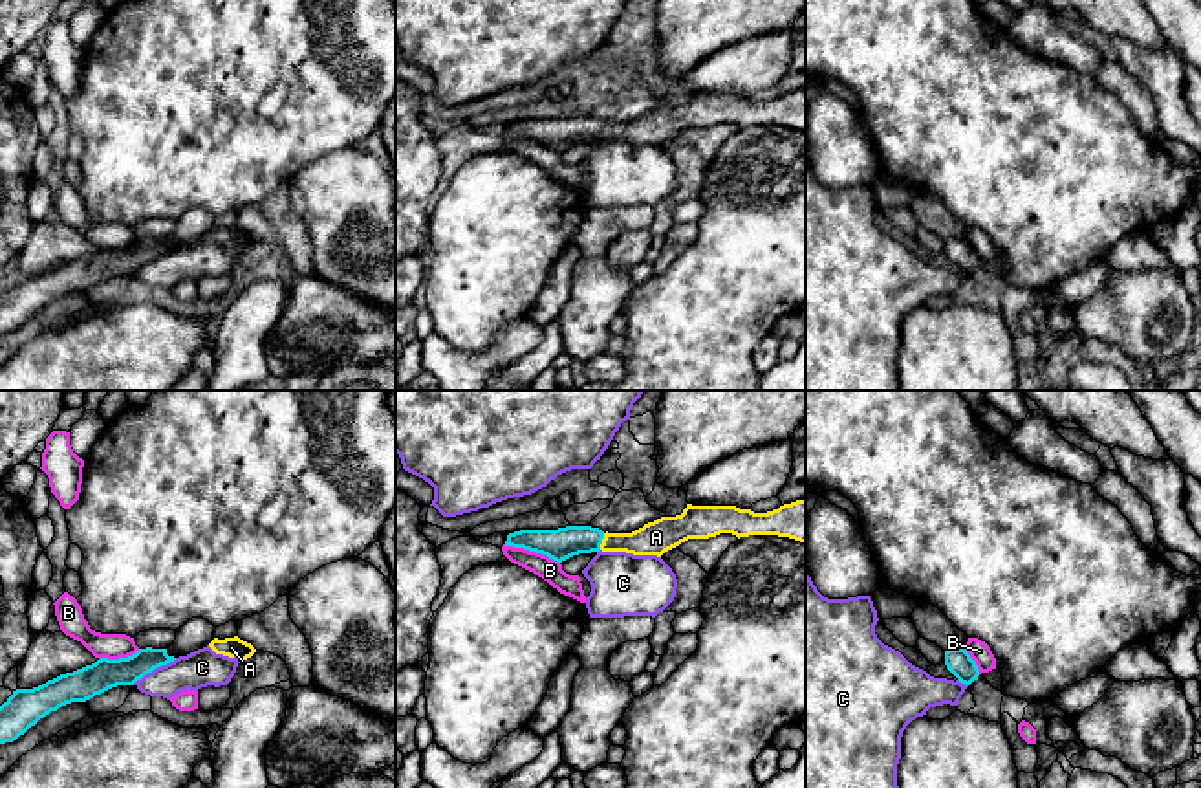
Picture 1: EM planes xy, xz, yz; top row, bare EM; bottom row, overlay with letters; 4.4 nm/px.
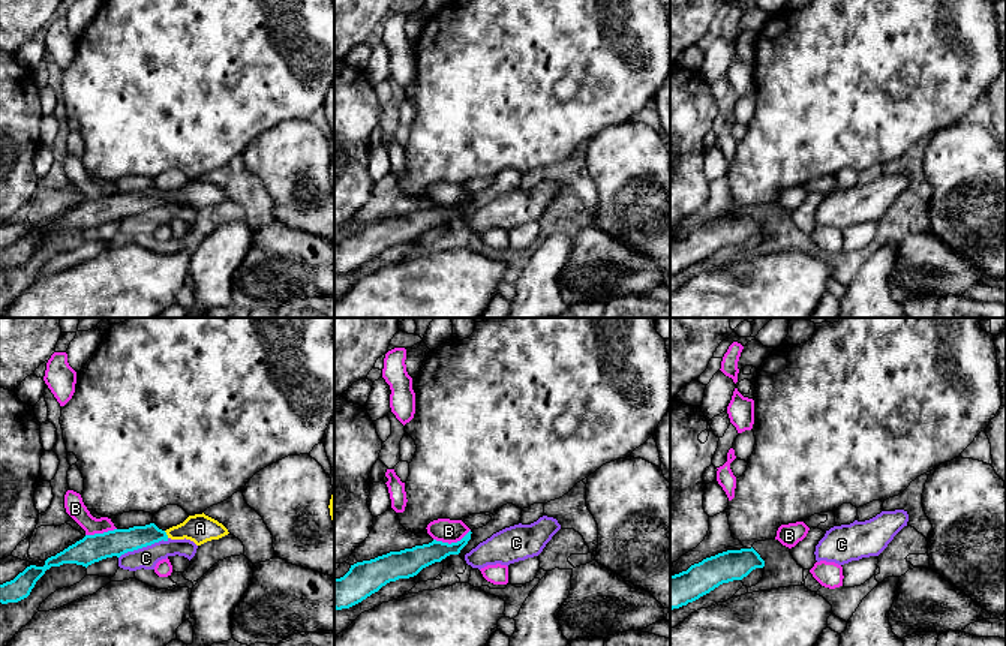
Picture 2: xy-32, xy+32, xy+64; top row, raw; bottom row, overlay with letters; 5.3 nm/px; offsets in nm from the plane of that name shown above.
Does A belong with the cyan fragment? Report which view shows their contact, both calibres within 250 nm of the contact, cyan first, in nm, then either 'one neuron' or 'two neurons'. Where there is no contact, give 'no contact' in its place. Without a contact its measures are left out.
xz | 140/150 nm | one neuron

